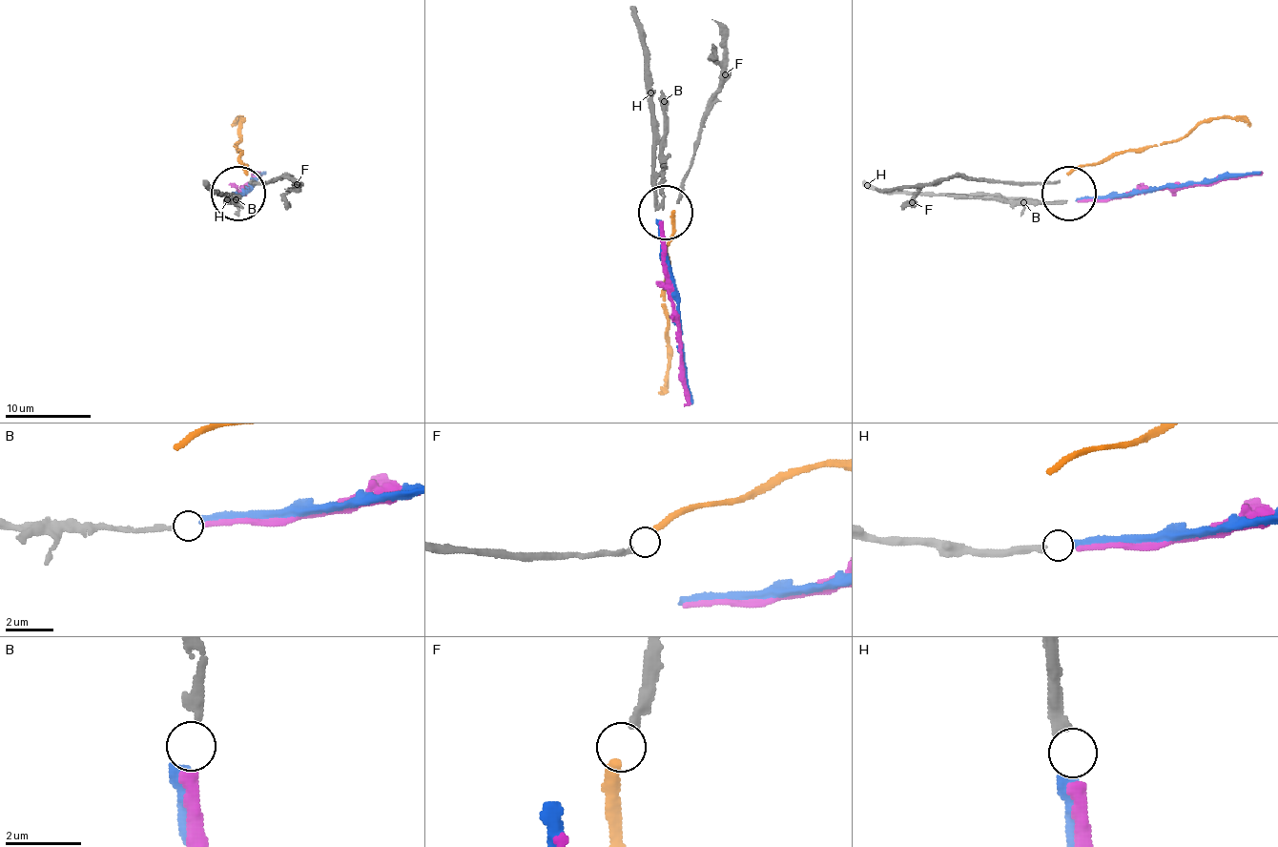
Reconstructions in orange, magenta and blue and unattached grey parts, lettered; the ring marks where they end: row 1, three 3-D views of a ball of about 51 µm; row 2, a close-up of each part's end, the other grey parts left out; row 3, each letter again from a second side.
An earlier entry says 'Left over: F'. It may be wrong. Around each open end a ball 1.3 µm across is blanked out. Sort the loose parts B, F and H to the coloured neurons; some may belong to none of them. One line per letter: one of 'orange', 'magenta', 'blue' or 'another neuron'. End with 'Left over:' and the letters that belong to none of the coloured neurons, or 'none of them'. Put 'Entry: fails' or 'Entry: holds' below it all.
B: magenta
F: another neuron
H: blue
Left over: F
Entry: holds

